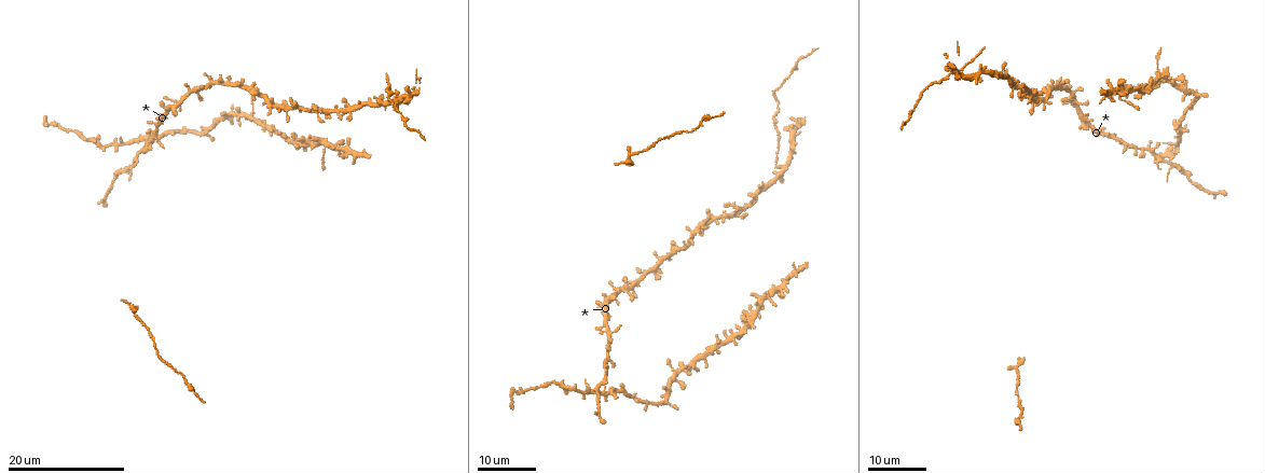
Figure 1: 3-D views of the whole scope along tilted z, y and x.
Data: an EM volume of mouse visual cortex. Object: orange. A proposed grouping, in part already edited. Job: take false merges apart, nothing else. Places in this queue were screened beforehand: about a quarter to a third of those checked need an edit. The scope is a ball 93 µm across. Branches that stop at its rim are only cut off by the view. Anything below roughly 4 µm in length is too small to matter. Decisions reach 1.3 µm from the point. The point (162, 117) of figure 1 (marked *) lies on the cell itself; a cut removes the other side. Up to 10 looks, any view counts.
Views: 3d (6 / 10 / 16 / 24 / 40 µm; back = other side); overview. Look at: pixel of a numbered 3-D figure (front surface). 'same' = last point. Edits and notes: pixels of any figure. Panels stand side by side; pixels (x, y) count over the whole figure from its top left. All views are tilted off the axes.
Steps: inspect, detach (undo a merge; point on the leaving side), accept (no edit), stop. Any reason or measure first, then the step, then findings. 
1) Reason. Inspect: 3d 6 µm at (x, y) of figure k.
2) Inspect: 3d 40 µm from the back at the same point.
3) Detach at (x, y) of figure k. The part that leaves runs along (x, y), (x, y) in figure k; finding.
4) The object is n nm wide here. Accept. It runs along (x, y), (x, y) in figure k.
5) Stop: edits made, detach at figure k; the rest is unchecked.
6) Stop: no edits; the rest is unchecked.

Inspect: 3d 16 µm at (251, 116) of figure 1.

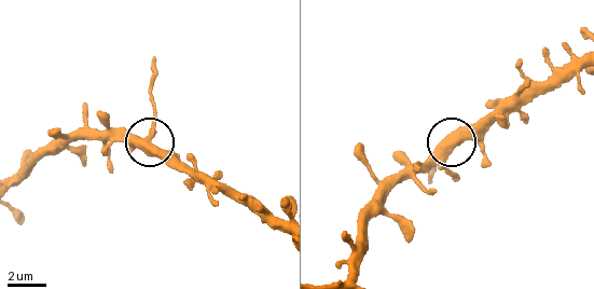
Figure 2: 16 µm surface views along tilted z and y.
Inspect: 3d 10 µm at (149, 139) of figure 2.

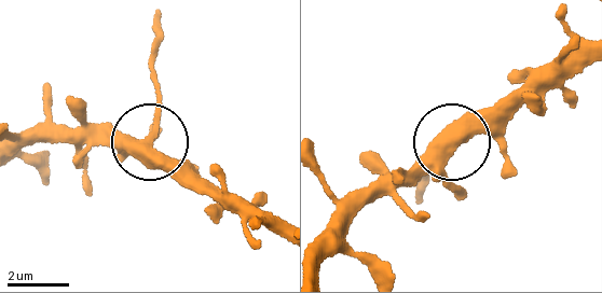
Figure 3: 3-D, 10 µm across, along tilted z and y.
3 arms meet here. Accept. It runs along (23, 149), (108, 131), (144, 137), (156, 115), (149, 45) in figure 3; continuous, no second cell.

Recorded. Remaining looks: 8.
Arms part here. Inspect: 3d 16 µm at (600, 388) of figure 1.

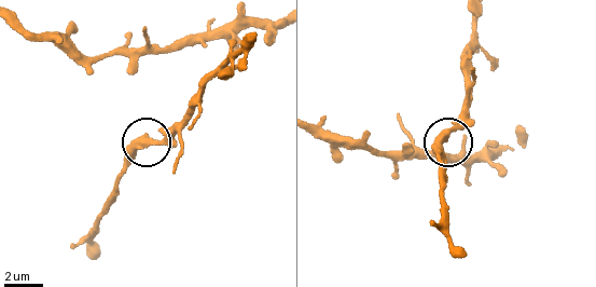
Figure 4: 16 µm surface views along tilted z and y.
Closer look. Inspect: 3d 10 µm at (144, 138) of figure 4.

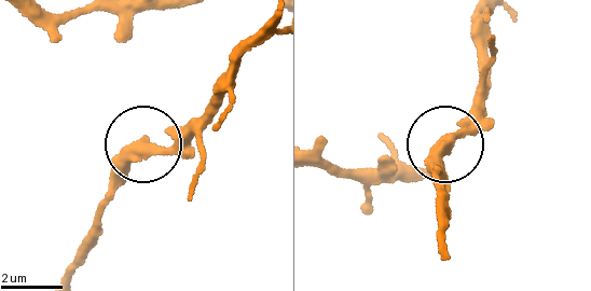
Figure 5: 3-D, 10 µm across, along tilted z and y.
Accept. It runs along (275, 26), (201, 118), (160, 147), (138, 149), (95, 224) in figure 5; continuous, no second cell.

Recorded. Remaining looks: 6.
Thin arm on a thick one. Inspect: 3d 24 µm at (607, 335) of figure 1.

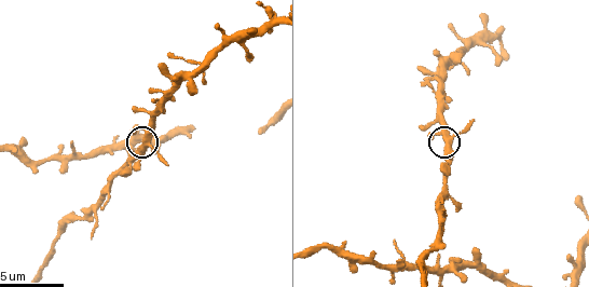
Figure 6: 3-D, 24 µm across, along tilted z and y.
Inspect: 3d 6 µm at (449, 138) of figure 6.

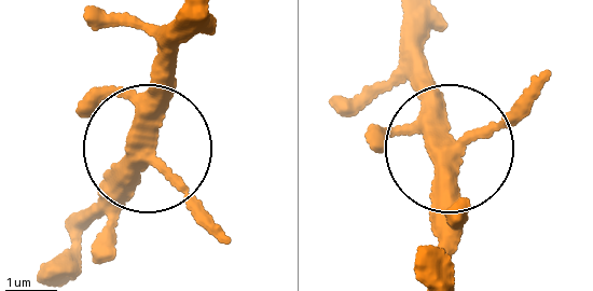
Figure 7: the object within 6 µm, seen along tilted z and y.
The object is 320 nm wide here. Accept. It runs along (177, 18), (137, 111), (139, 143), (225, 241) in figure 7; one cell here.

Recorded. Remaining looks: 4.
Four-way junction. Inspect: 3d 10 µm at (394, 268) of figure 6.

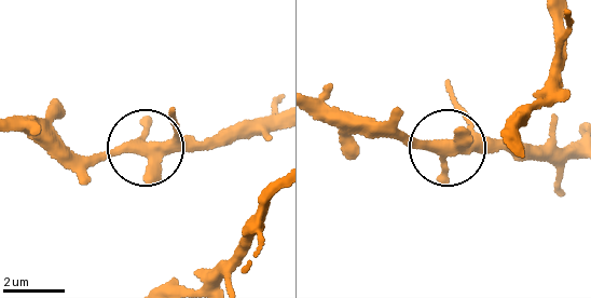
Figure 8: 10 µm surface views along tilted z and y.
Accept. Continuous, no second cell.

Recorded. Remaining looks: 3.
Arms part here. Inspect: 3d 16 µm at (325, 147) of figure 1.

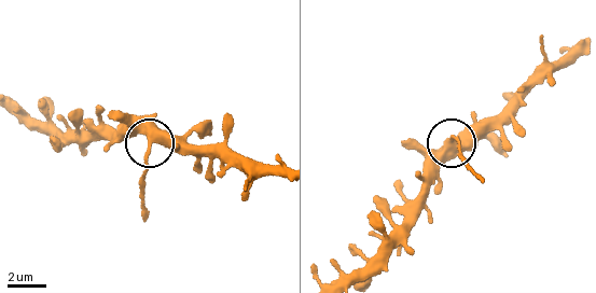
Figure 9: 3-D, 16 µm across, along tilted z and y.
Inspect: 3d 6 µm at (154, 141) of figure 9.

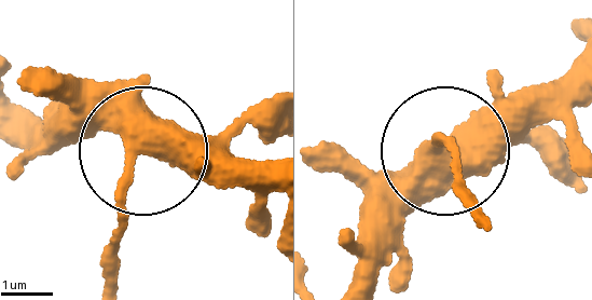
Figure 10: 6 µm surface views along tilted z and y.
The object is 440 nm wide here. Accept. It runs along (356, 274), (369, 214), (440, 141), (458, 188) in figure 10; continuous, no second cell.

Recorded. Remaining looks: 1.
Stop: no edits; the rest is unchecked.

